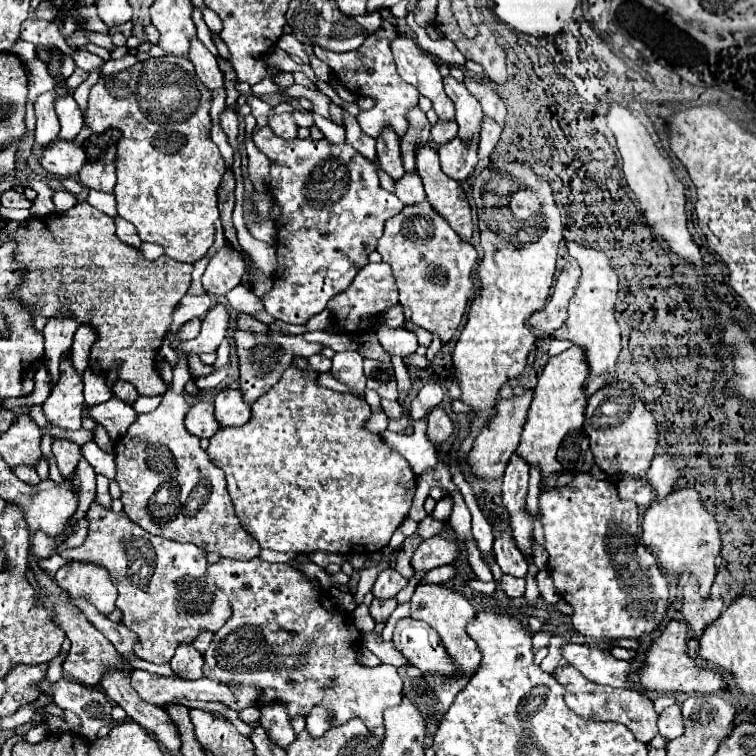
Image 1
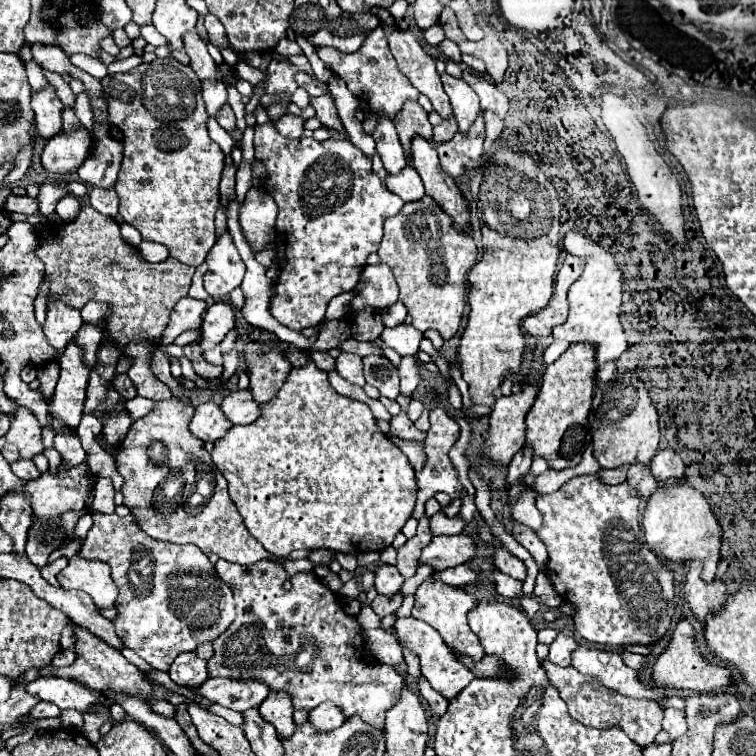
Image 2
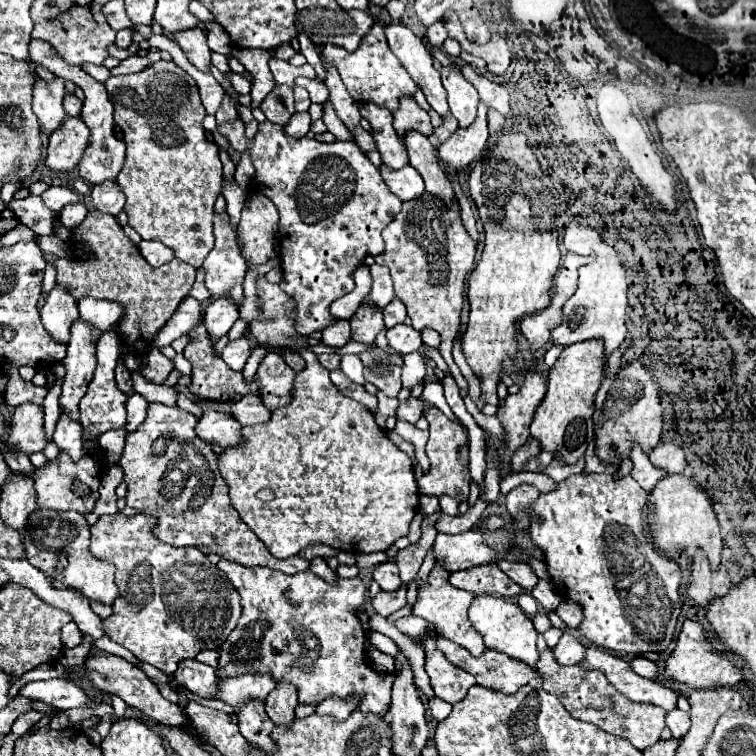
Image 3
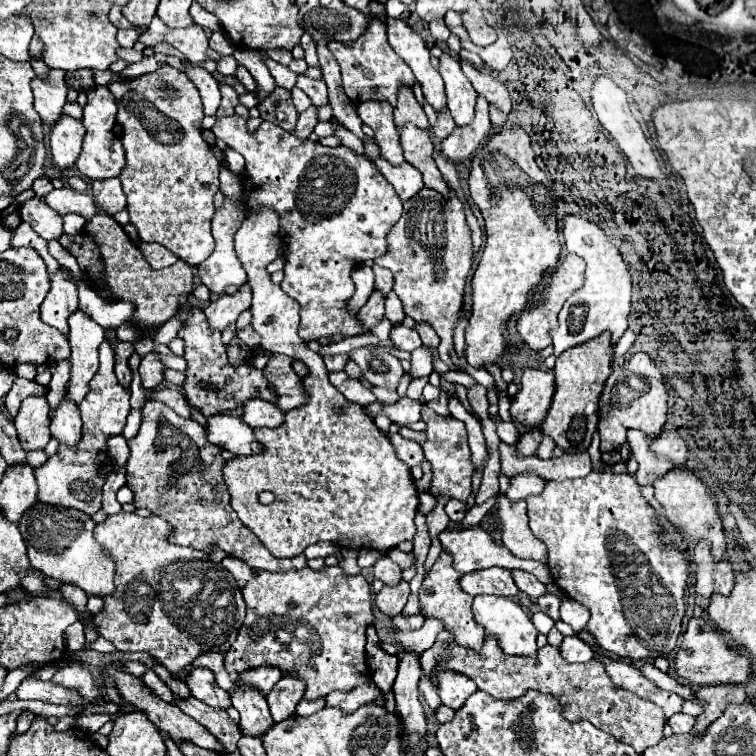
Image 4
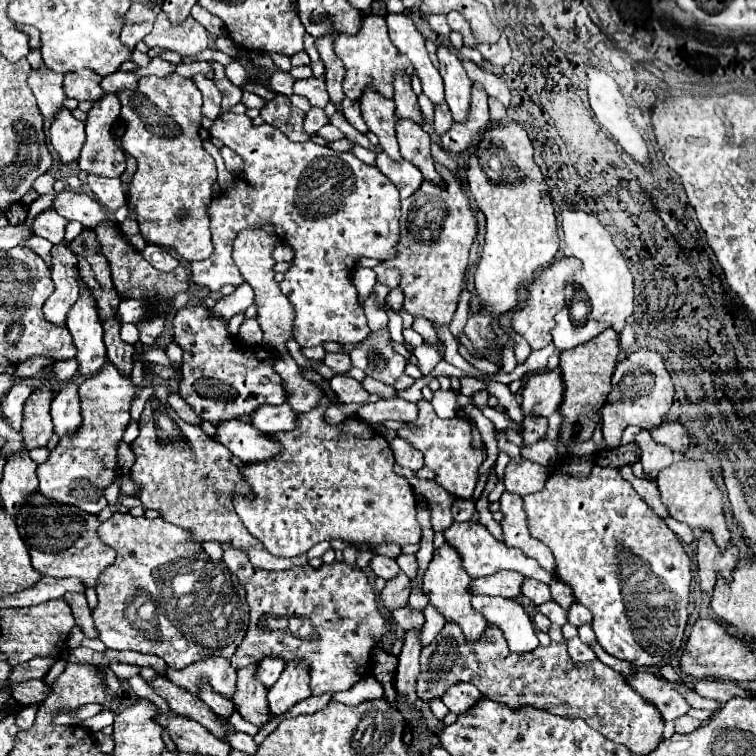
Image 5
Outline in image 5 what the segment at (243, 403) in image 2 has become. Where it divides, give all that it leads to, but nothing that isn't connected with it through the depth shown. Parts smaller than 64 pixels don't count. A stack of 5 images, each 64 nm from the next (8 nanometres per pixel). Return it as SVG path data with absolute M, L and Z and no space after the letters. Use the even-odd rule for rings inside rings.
M290 404L282 406L264 406L252 414L252 426L260 428L266 434L290 432L298 426L298 414L290 408Z

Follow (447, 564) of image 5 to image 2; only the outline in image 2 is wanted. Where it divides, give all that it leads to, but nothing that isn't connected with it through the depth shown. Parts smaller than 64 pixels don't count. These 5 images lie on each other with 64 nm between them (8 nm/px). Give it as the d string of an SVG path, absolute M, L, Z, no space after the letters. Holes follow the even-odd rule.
M432 576L422 584L418 586L416 590L416 604L412 608L412 616L422 620L422 622L428 622L432 628L436 628L442 636L442 640L450 646L450 648L456 648L458 652L464 652L466 656L472 656L472 660L480 660L484 658L484 648L478 640L476 634L472 634L470 626L468 626L468 612L476 606L476 600L466 594L462 588L454 588L454 586L448 586L440 580L434 580Z

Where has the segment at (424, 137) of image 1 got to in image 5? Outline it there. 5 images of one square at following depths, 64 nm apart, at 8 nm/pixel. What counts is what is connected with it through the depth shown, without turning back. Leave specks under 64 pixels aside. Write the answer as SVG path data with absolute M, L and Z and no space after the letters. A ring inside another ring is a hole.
M396 72L394 102L396 102L396 116L398 118L408 118L408 120L414 120L414 122L422 124L418 98L410 88L410 76L406 72Z

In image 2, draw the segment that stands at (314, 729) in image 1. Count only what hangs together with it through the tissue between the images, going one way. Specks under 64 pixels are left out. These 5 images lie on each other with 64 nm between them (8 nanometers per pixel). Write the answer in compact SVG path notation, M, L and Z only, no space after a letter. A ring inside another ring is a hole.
M324 702L320 706L316 706L312 712L310 712L310 722L318 728L318 730L332 730L332 728L338 728L344 724L344 712L332 704L332 702Z

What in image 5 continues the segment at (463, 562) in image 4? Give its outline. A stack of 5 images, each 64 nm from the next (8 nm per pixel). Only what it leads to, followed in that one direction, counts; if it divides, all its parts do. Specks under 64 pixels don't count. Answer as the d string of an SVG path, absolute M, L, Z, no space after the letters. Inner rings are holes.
M452 522L450 528L446 528L444 532L446 536L446 542L452 544L460 556L462 556L462 566L464 570L472 576L472 578L478 578L478 576L490 576L490 574L496 574L500 570L516 570L516 572L522 572L526 574L528 578L536 578L540 582L550 582L552 576L540 568L540 564L532 558L528 558L522 550L518 548L508 548L504 542L498 542L490 532L488 528L484 528L482 524L476 524L476 522Z

